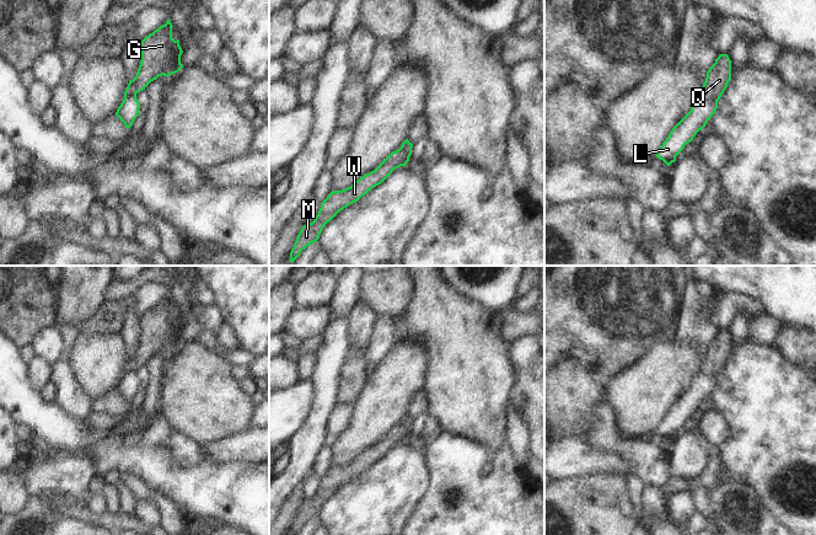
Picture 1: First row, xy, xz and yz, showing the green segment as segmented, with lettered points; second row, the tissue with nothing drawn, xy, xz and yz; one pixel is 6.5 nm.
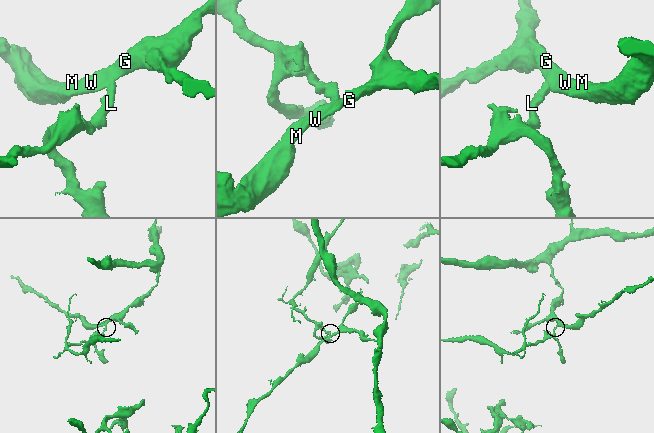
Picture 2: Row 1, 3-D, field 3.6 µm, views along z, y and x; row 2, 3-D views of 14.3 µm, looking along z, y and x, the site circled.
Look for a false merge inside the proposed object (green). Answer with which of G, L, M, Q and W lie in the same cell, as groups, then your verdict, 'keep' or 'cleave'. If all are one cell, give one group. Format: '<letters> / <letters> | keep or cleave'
G M Q W / L | cleave

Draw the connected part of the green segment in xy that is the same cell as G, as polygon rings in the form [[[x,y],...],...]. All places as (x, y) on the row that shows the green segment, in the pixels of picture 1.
[[[170,20],[140,42],[141,60],[138,73],[124,91],[127,96],[136,96],[138,92],[159,76],[170,76],[178,73],[183,65],[181,55],[183,53],[179,39],[172,38],[172,23]]]

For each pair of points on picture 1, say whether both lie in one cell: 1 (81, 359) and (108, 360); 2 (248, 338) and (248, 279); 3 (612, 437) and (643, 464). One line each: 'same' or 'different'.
1: same
2: same
3: same

